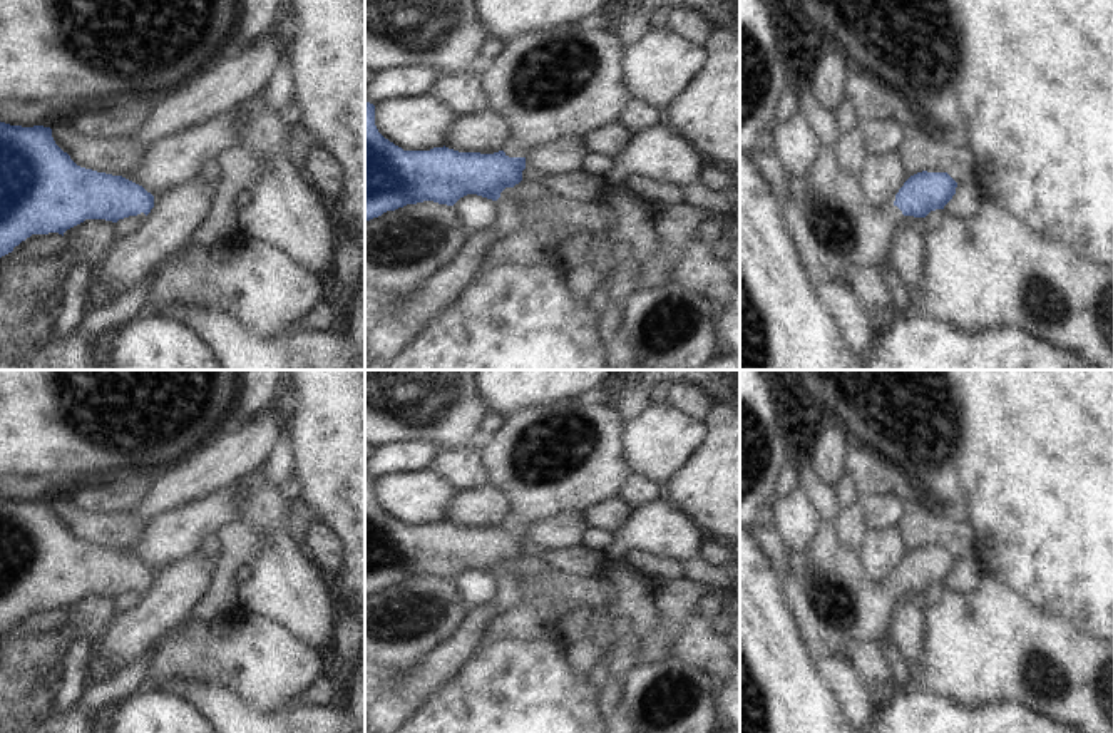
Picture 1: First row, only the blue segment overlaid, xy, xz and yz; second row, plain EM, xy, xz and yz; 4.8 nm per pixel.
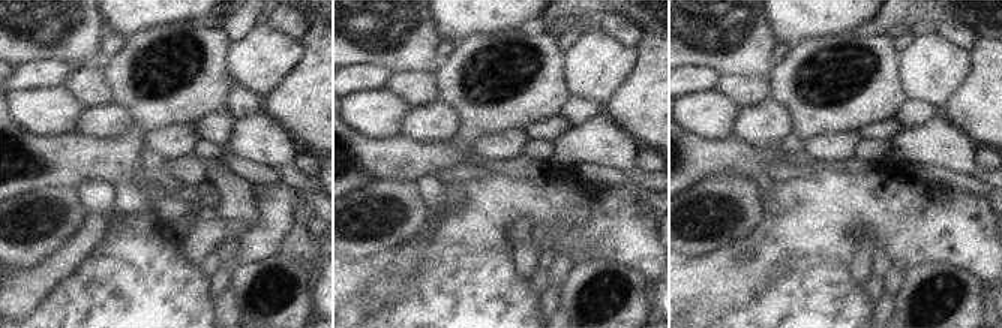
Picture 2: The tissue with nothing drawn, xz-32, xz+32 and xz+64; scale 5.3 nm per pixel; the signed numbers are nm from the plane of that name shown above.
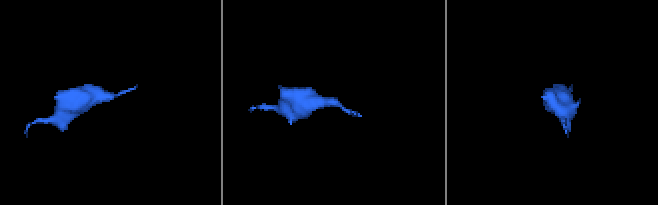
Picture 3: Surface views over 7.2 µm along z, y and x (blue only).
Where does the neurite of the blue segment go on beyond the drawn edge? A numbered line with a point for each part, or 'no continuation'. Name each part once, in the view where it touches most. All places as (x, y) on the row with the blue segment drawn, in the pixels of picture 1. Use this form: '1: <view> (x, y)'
1: xz (559, 82).

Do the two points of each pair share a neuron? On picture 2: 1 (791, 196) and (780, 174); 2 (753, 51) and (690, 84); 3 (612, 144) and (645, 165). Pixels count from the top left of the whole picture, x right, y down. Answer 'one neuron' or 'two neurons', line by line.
1: two neurons
2: two neurons
3: two neurons

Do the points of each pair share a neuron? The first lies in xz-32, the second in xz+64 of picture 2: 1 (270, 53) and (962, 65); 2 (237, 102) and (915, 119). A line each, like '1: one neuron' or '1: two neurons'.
1: one neuron
2: one neuron

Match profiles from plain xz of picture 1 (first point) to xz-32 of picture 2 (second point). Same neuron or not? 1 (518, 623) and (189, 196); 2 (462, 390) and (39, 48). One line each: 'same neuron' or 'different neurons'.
1: same neuron
2: same neuron

